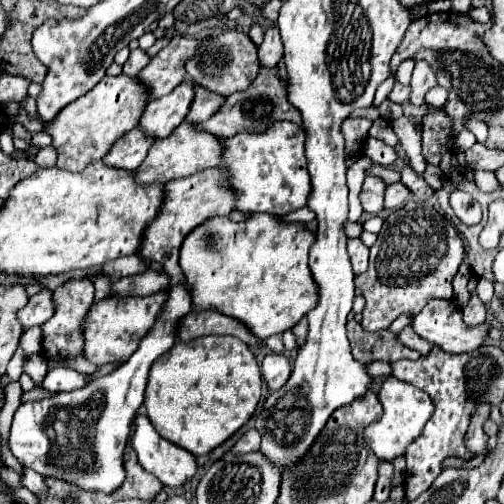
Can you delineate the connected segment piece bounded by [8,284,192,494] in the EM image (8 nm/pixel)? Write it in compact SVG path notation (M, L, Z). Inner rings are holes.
M170 286L168 300L164 302L158 322L142 338L138 350L126 364L106 376L88 380L84 388L72 392L58 392L54 396L22 402L14 414L8 448L14 458L42 476L74 482L84 490L114 492L126 478L124 472L124 446L130 432L130 422L144 402L146 380L152 362L168 352L178 334L180 320L192 310L192 298L182 286Z

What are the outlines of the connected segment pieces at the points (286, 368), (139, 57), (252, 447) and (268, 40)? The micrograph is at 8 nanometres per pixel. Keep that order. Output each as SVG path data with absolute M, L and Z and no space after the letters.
M268 354L262 362L262 376L271 393L276 392L290 378L290 362L282 354Z
M136 48L136 50L130 52L128 62L124 64L124 74L126 74L126 76L136 76L148 62L150 62L150 56L148 56L144 50Z
M248 430L238 442L236 446L230 450L232 454L246 454L246 452L258 452L260 446L260 436L258 430Z
M270 26L264 34L264 42L258 46L258 60L264 68L274 68L282 60L282 40L276 26Z

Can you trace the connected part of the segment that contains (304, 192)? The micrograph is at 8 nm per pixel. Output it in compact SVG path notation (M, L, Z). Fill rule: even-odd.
M274 122L268 130L262 134L236 134L234 138L228 138L222 142L222 162L218 164L220 170L224 170L224 186L230 186L230 190L236 196L236 210L240 212L268 212L268 214L288 214L292 210L298 210L306 206L306 200L310 196L310 174L306 172L306 156L304 143L306 134L296 122Z

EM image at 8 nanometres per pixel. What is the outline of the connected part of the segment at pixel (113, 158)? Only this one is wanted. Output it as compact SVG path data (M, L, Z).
M134 128L114 142L110 152L102 158L102 162L104 162L104 166L134 172L146 158L152 142L154 142L154 138L148 138L140 128Z

